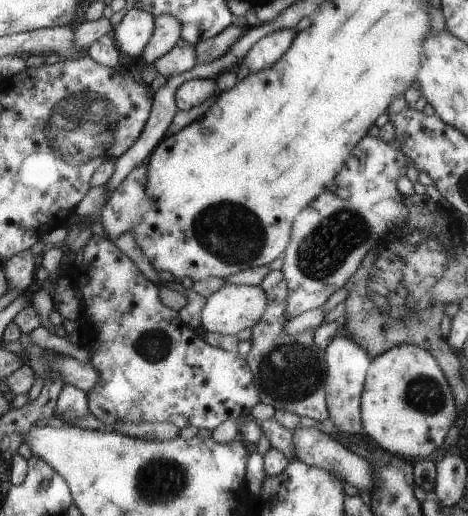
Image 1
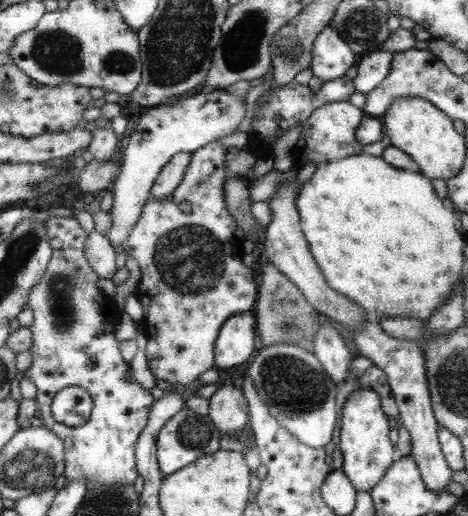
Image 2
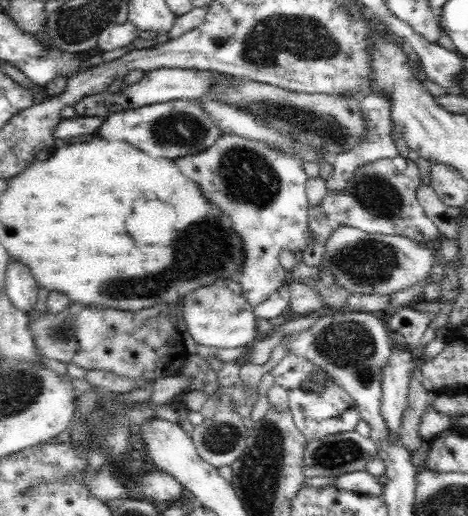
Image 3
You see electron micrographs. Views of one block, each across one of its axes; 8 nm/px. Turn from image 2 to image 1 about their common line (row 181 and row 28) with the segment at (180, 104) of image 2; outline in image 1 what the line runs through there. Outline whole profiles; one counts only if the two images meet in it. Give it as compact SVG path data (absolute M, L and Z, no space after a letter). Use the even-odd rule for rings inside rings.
M133 8L128 10L122 21L112 29L112 35L124 54L140 60L155 28L156 19L150 12Z

